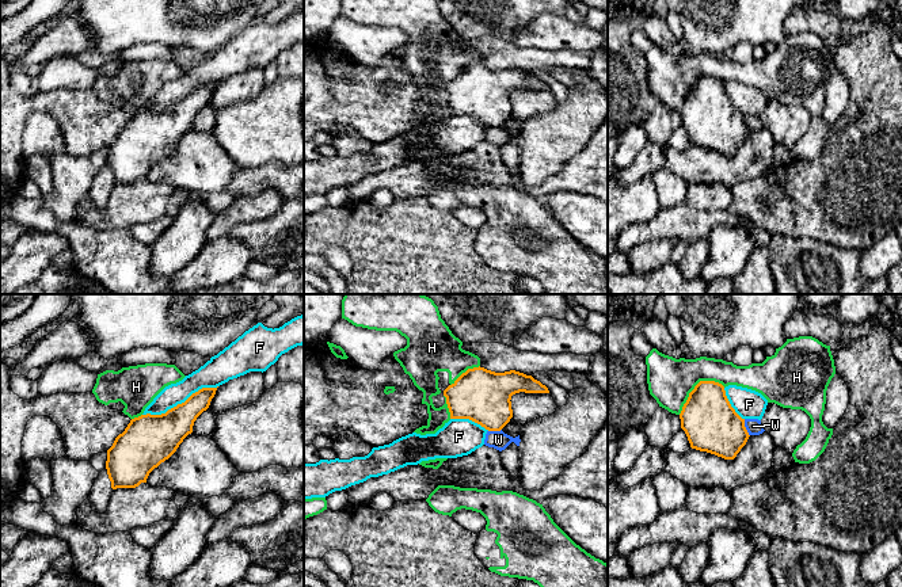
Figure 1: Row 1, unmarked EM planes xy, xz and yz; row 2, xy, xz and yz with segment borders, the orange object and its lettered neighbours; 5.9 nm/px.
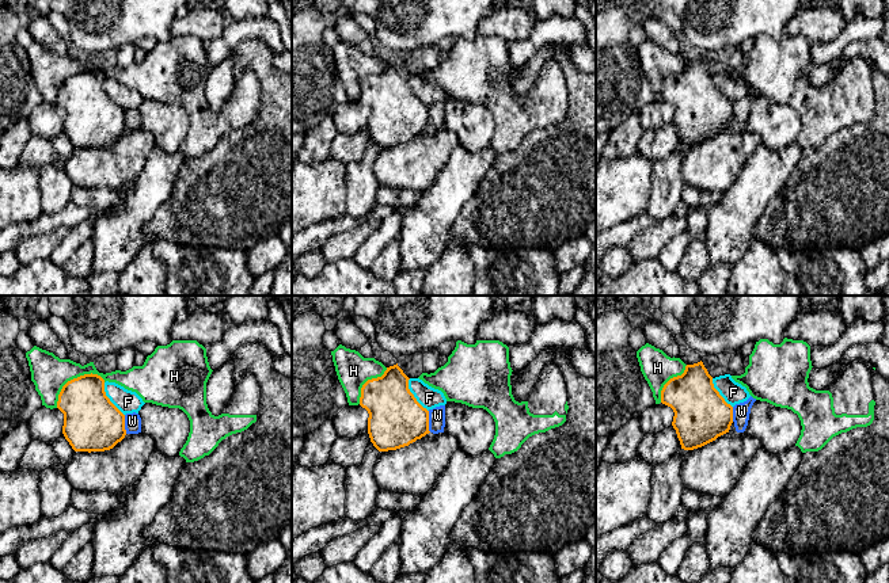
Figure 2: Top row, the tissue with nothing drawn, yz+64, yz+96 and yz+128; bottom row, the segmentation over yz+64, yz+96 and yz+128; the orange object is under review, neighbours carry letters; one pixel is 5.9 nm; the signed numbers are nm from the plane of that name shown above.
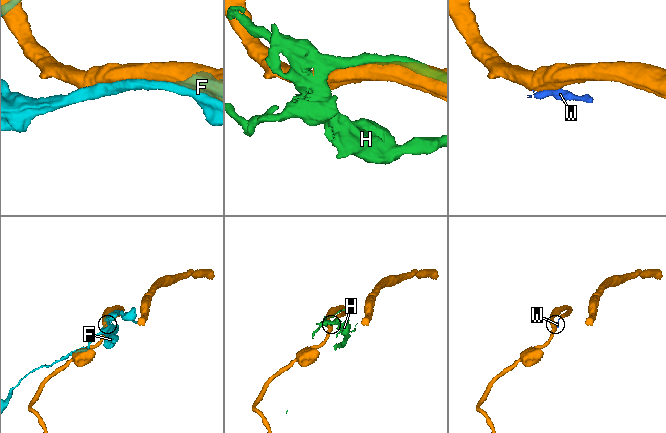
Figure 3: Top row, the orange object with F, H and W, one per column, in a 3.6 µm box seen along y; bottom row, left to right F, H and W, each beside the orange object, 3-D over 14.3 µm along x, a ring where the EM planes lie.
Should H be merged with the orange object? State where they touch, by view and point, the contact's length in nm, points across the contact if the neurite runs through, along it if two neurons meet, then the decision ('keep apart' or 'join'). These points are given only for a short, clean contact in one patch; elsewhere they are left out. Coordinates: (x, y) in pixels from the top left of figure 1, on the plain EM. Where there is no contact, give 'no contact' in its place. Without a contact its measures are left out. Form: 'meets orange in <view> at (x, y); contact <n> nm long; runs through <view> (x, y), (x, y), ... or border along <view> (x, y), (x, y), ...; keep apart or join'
meets orange in yz at (696, 82); contact 320 nm long; keep apart

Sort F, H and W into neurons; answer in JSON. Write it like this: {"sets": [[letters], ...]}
{"sets": [["F"], ["H"], ["W"]]}

